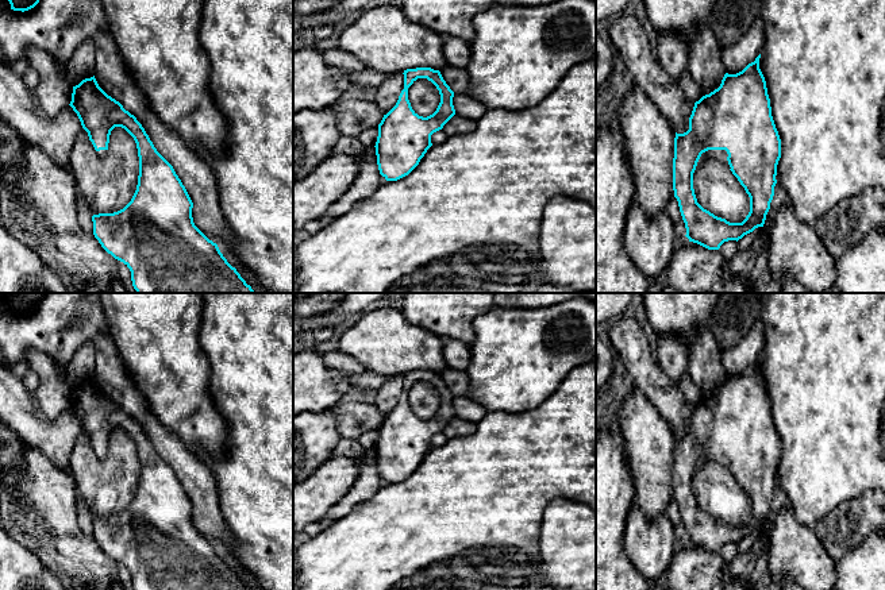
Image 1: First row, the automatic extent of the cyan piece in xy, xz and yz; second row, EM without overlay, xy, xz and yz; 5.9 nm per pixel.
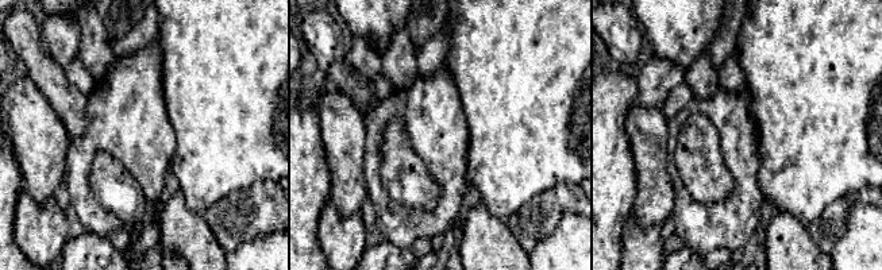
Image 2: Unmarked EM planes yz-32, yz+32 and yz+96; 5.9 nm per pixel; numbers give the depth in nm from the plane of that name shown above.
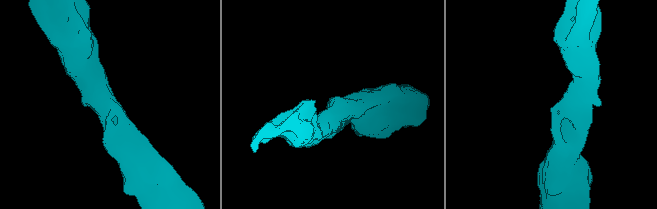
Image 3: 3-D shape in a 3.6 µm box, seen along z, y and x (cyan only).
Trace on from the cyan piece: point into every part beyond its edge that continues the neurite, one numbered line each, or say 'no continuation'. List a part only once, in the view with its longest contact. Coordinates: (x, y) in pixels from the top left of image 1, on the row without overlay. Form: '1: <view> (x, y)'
1: yz (722, 458)

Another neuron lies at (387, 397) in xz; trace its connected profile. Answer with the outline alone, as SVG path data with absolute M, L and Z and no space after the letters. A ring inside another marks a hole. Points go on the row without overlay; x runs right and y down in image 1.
M393 375L376 393L374 405L386 417L397 405L401 393L404 392L404 377Z

